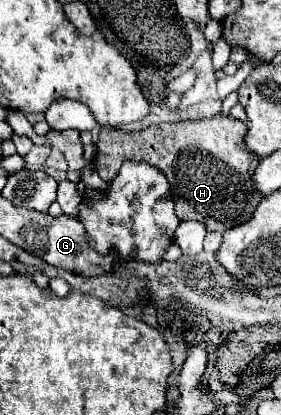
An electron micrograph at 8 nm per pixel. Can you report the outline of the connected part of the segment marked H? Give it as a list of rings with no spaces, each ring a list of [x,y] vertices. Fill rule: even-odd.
[[[215,116],[209,120],[193,120],[193,122],[179,122],[179,124],[157,124],[139,132],[125,132],[119,128],[101,128],[99,140],[95,144],[97,154],[93,160],[93,170],[101,176],[103,182],[111,182],[117,176],[123,162],[127,160],[149,162],[151,166],[161,170],[165,178],[169,180],[169,190],[171,190],[171,198],[175,202],[179,220],[197,220],[205,224],[207,230],[225,232],[233,226],[247,222],[255,206],[263,198],[263,194],[253,184],[253,170],[259,166],[259,158],[247,150],[245,134],[247,134],[247,124],[231,116]]]

